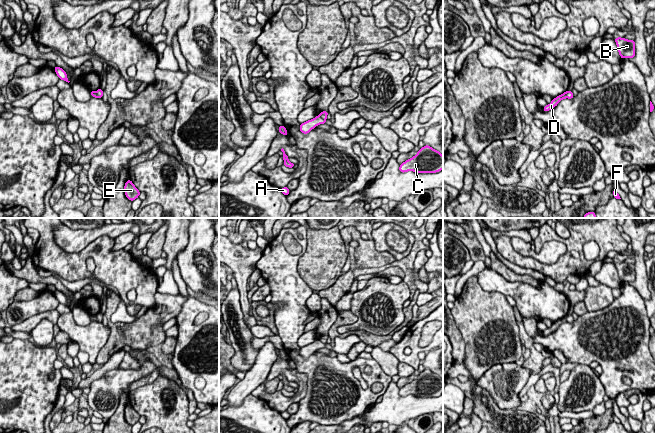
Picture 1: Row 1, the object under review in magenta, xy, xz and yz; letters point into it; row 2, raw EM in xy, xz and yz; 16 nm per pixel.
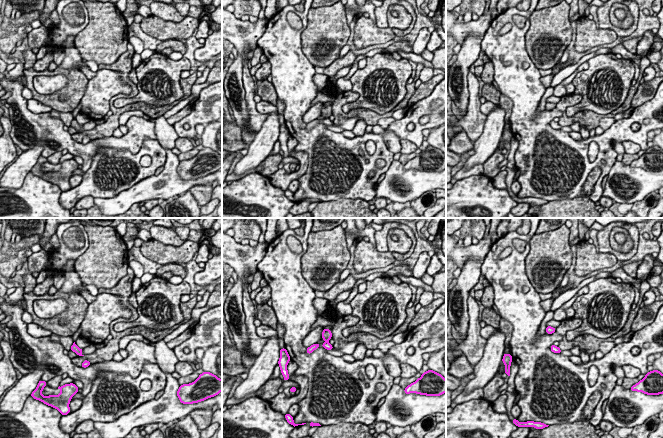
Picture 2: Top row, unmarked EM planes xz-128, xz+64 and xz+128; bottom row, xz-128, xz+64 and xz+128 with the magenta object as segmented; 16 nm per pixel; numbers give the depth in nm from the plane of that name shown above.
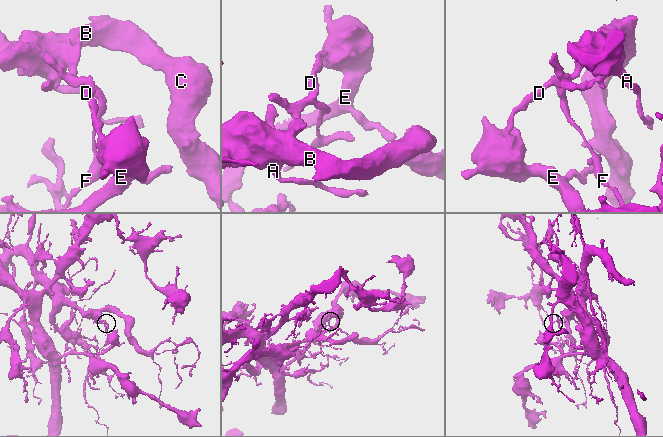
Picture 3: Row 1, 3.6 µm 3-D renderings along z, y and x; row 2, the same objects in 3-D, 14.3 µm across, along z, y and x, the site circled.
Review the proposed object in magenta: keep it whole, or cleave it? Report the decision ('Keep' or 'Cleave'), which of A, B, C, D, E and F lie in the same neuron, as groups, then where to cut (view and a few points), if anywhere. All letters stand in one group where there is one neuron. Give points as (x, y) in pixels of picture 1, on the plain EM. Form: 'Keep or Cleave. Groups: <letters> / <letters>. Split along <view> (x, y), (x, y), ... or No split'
Cleave. Groups: A B C F / D E. Split along xz (318, 339), (325, 344)

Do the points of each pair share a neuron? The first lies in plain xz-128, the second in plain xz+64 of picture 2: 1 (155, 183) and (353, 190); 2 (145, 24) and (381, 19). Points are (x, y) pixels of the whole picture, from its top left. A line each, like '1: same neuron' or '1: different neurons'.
1: different neurons
2: different neurons

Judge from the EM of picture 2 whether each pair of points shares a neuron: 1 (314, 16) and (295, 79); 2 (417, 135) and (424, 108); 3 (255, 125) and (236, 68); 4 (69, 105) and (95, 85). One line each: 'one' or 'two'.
1: two
2: one
3: two
4: two

